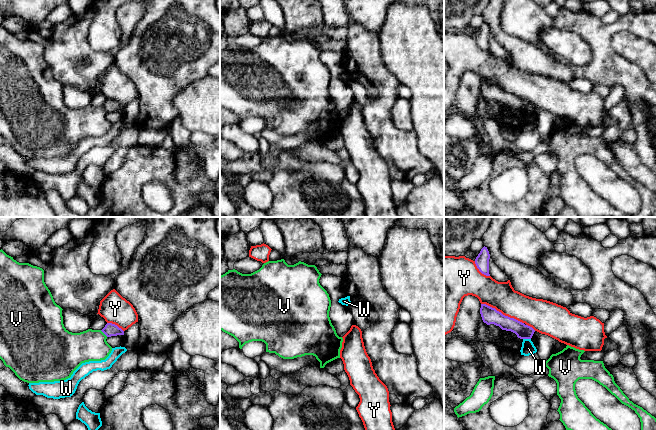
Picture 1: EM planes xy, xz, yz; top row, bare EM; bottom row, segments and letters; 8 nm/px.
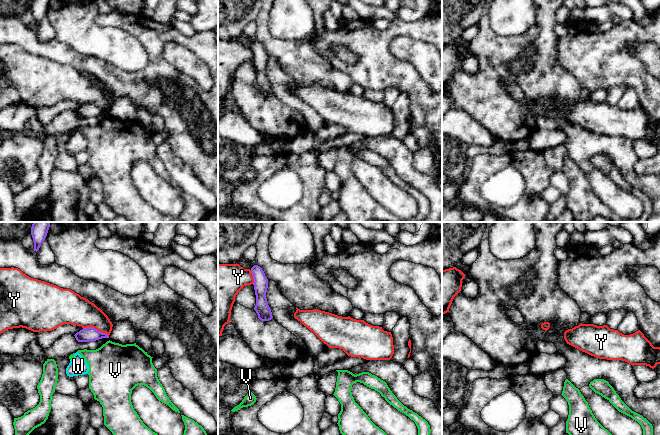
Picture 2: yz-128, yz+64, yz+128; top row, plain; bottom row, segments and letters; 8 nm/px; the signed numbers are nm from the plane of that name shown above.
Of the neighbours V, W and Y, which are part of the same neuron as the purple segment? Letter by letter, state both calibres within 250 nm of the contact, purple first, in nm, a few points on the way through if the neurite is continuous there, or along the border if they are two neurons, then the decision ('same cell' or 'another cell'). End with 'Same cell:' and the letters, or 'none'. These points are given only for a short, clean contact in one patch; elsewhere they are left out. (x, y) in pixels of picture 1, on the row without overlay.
V: 100/260 nm | along xy (100, 106), (107, 112) | another cell
W: 120/110 nm | along yz (523, 114), (530, 115) | another cell
Y: 130/220 nm | another cell
Same cell: none

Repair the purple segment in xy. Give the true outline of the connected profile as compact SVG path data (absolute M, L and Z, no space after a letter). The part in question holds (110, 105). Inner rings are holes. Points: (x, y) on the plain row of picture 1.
M107 99L105 103L101 106L107 113L124 111L124 107L117 101L112 99Z

